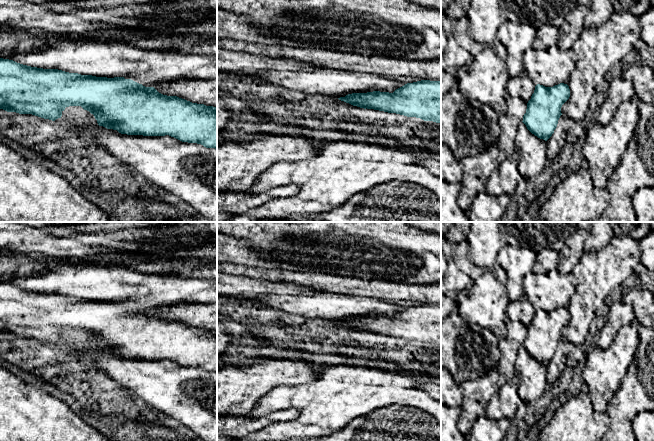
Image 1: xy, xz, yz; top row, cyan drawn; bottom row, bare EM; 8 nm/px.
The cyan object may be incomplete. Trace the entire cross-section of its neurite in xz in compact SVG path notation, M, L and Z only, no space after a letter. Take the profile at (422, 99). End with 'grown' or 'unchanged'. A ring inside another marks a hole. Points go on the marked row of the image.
M421 80L407 83L393 93L352 93L338 99L364 109L441 123L441 81Z; unchanged

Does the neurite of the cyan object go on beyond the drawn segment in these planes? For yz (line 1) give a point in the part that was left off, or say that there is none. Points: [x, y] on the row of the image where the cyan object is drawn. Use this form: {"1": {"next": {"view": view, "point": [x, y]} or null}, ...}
{"1": {"next": null}}

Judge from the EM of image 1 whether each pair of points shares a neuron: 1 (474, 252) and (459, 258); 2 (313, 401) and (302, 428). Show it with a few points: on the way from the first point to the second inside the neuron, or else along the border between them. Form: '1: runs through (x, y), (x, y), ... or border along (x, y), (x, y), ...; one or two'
1: border along (465, 242), (467, 257), (475, 265), (484, 269); two
2: runs through (313, 408), (313, 417), (309, 421); one

